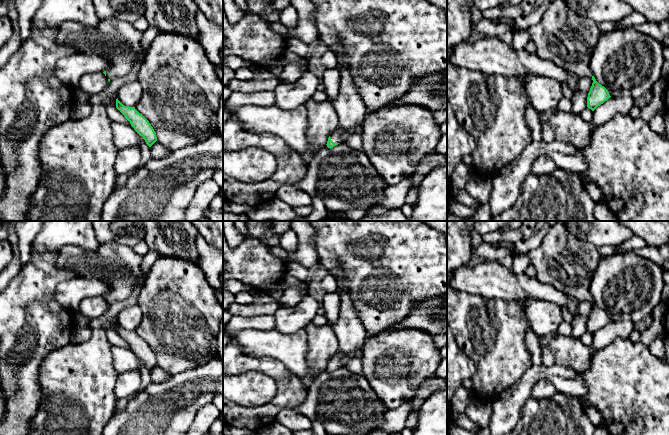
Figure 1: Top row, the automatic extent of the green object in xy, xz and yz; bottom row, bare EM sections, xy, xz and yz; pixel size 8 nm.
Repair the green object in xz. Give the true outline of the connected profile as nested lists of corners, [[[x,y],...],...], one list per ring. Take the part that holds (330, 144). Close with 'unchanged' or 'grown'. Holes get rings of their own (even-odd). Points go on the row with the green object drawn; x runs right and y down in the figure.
[[[342,127],[336,128],[328,138],[327,147],[333,148],[339,143],[343,143],[350,135],[360,133],[356,128],[345,129]]] | grown

